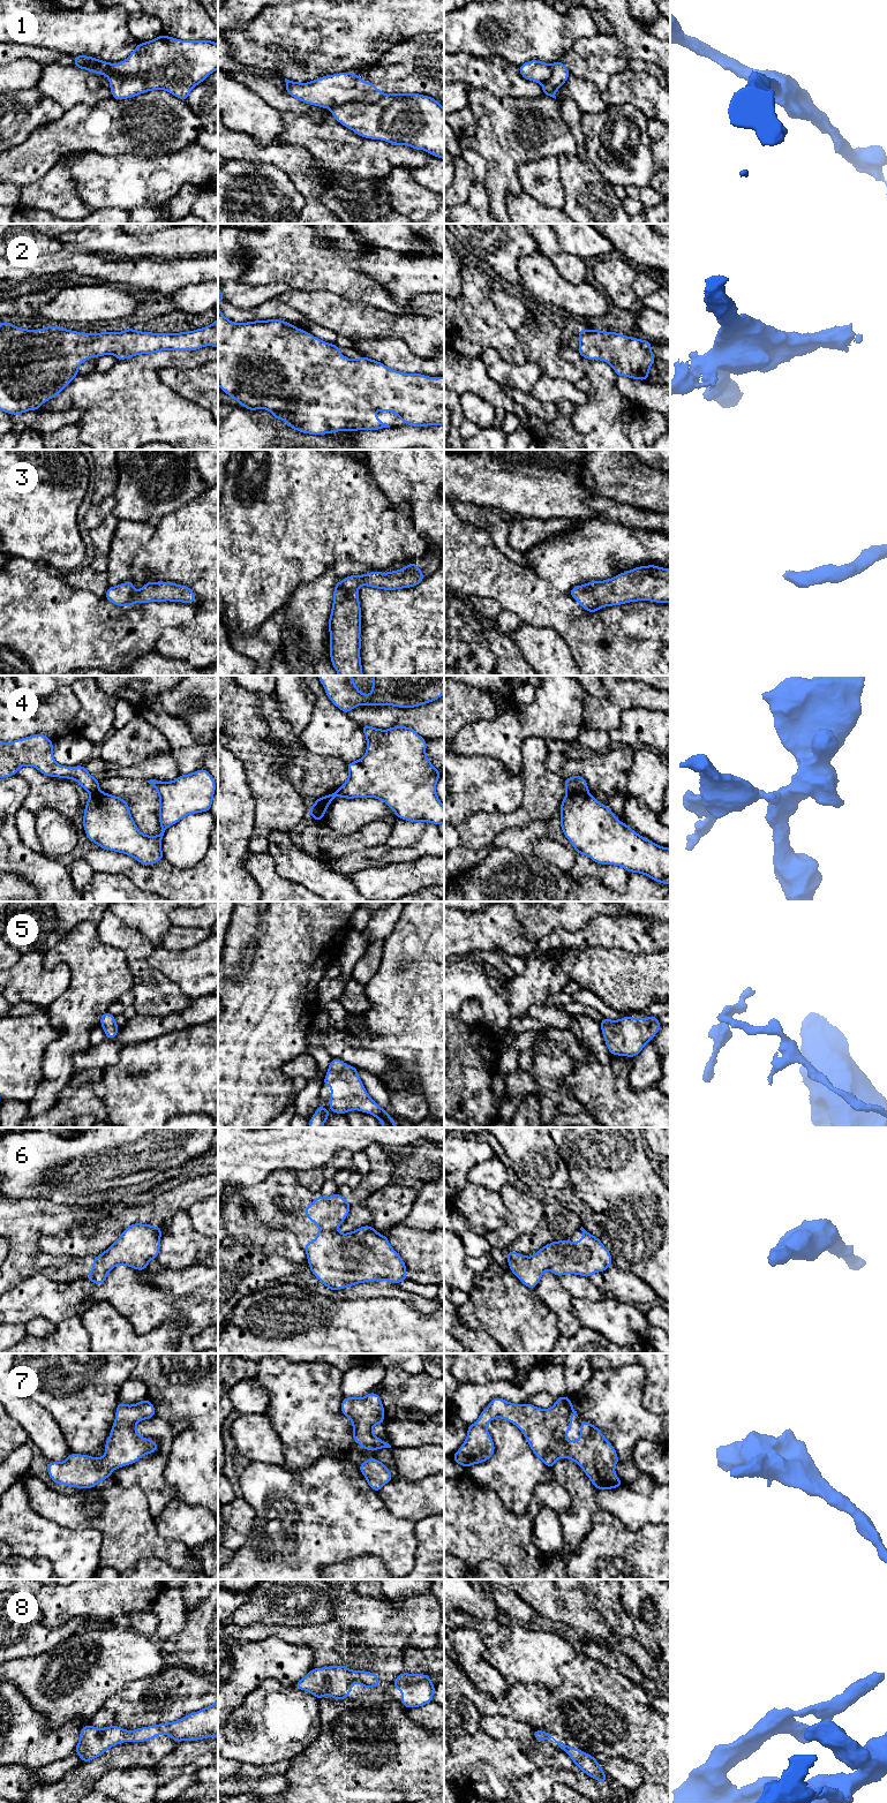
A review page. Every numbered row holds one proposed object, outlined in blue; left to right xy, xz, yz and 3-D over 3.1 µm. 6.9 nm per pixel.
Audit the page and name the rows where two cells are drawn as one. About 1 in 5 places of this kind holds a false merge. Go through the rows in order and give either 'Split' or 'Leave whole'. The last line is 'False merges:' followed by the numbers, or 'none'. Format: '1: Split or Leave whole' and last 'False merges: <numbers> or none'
1: Split
2: Leave whole
3: Leave whole
4: Split
5: Leave whole
6: Leave whole
7: Leave whole
8: Leave whole
False merges: 1, 4

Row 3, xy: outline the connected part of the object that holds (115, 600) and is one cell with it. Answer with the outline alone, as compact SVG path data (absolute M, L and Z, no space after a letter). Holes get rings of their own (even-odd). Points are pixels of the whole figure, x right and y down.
M133 581L108 587L105 598L112 604L128 608L135 603L149 602L182 602L194 603L196 597L191 588L172 582L146 582L138 591L134 589Z

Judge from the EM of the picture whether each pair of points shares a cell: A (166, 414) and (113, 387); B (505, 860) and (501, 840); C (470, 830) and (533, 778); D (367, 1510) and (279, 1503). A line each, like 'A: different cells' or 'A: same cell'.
A: same cell
B: different cells
C: same cell
D: same cell

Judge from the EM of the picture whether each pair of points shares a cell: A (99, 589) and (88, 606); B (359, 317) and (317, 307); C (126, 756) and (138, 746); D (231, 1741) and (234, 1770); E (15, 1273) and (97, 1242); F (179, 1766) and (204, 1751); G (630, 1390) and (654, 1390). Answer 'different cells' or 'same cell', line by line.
A: different cells
B: same cell
C: same cell
D: different cells
E: different cells
F: same cell
G: different cells

